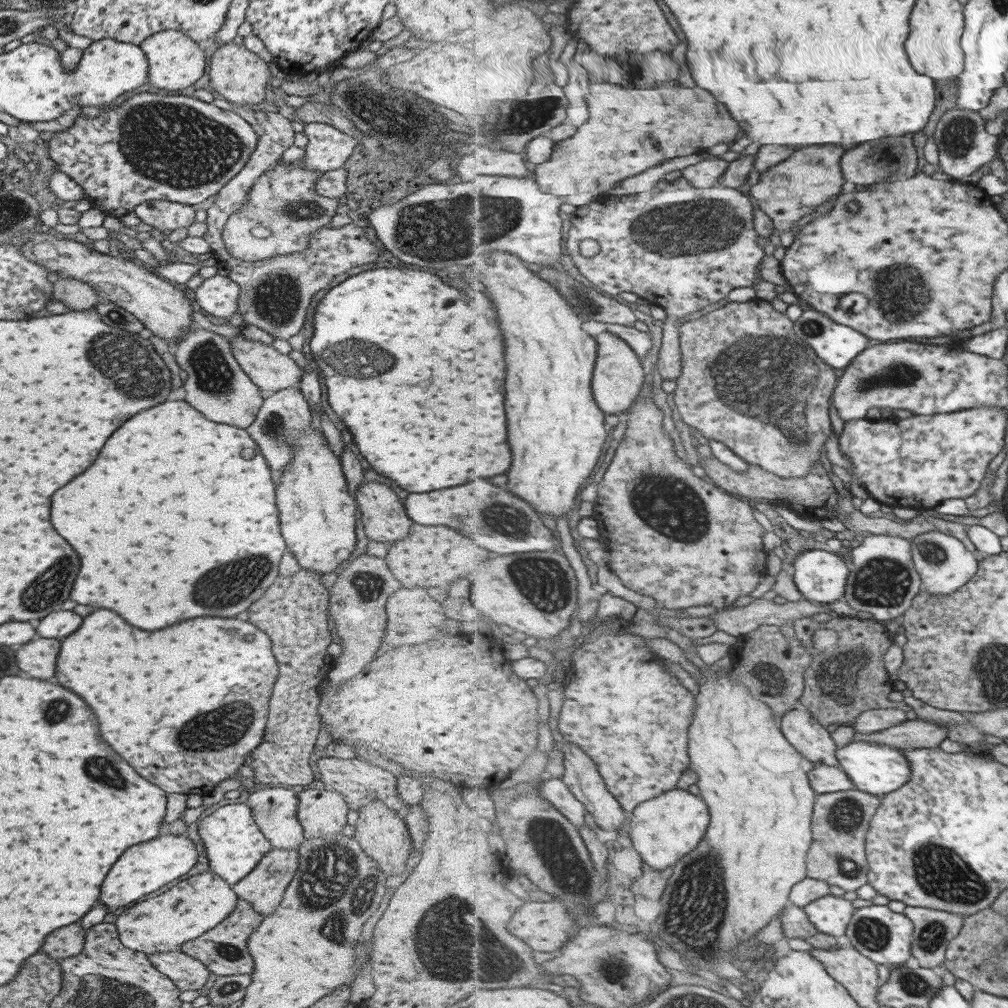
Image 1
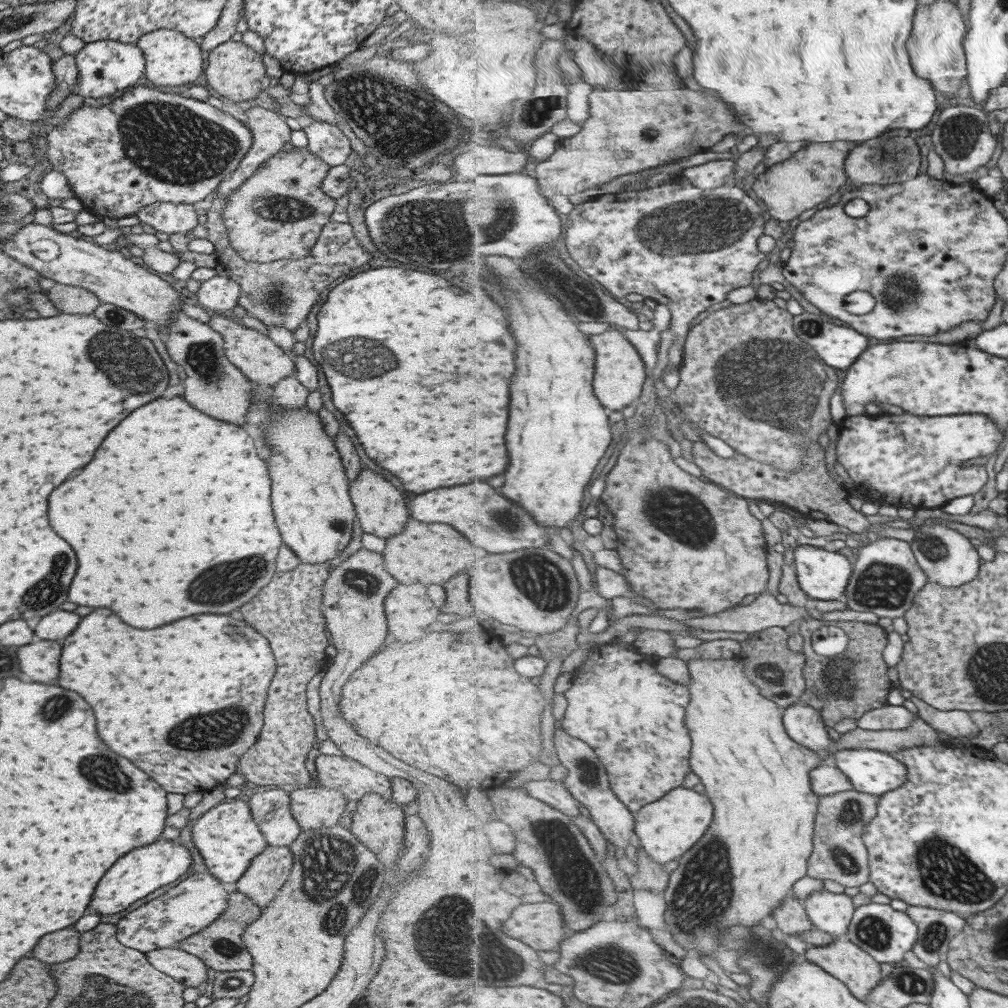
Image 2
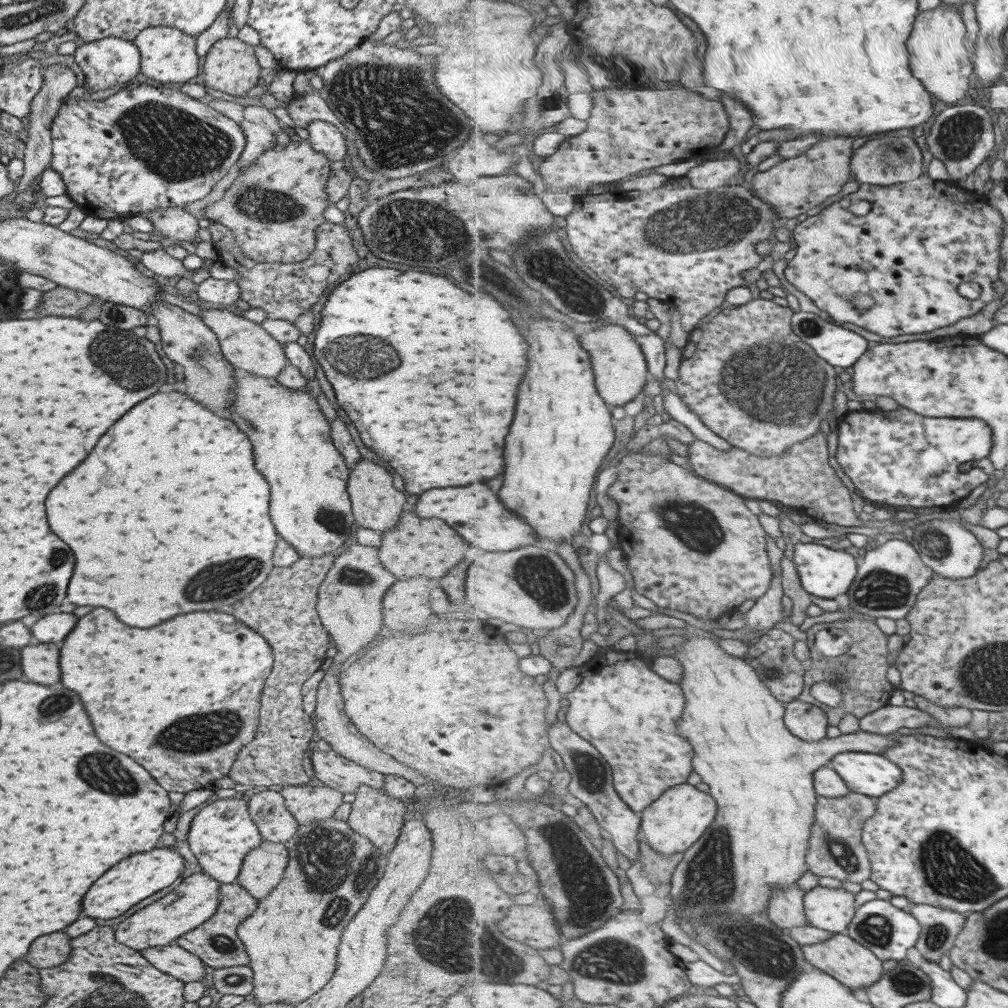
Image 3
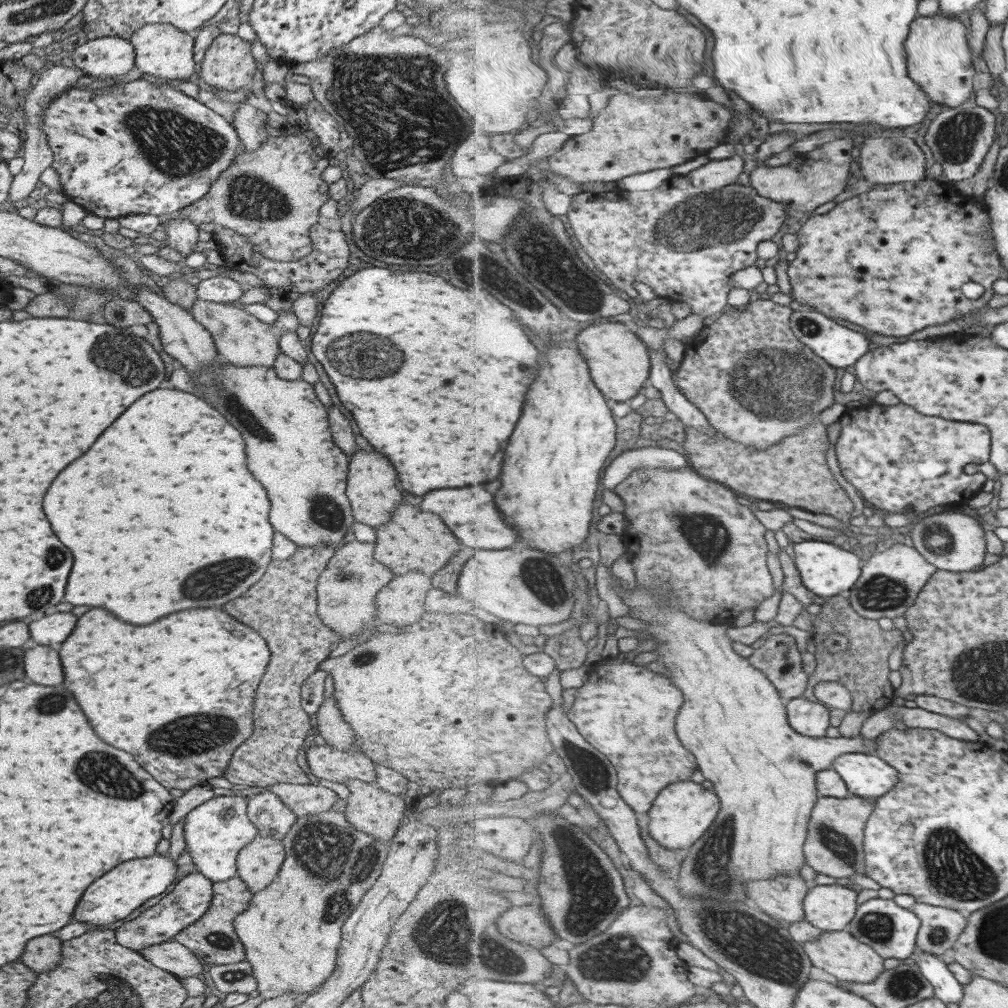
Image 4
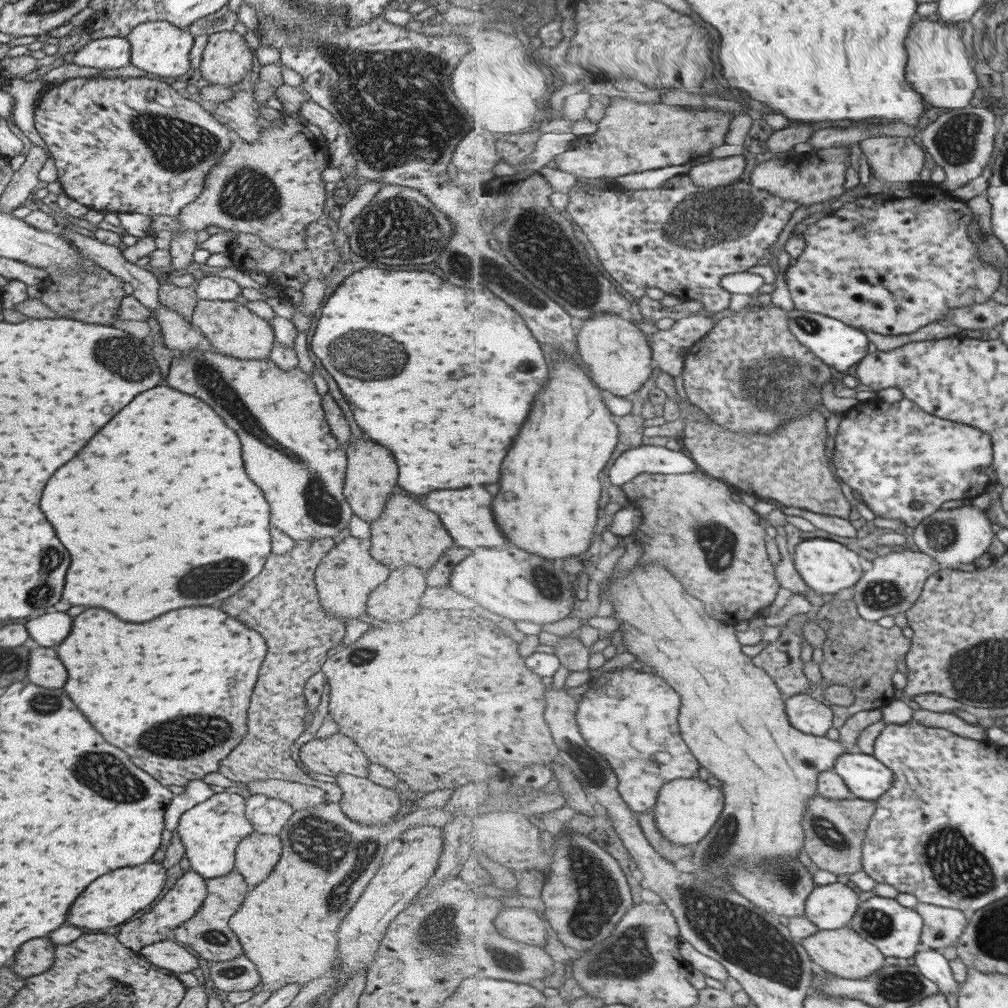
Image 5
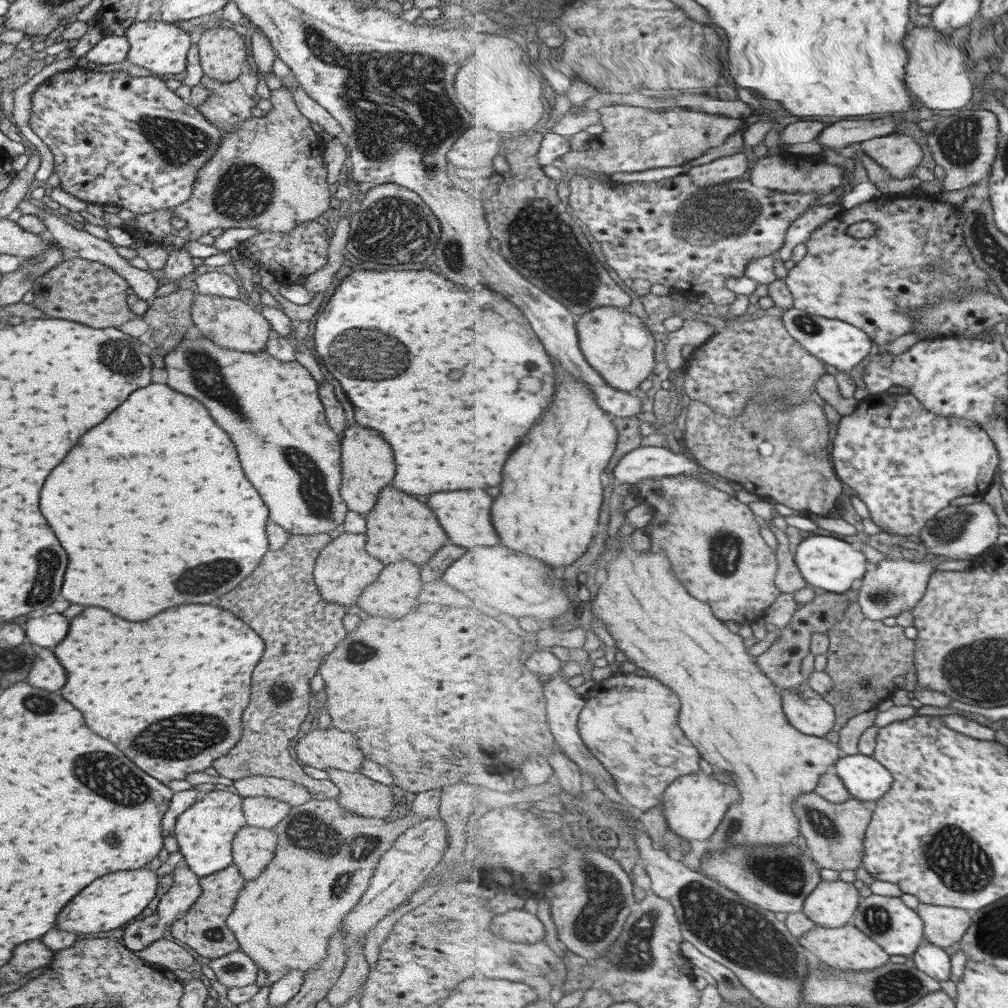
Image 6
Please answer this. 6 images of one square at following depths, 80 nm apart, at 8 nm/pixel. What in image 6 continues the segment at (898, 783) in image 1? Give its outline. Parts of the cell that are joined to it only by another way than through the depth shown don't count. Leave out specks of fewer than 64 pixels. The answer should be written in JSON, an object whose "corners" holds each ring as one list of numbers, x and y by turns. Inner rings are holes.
{"corners":[[863,754,847,755,833,766,853,798,876,803,894,784,894,775,881,761]]}

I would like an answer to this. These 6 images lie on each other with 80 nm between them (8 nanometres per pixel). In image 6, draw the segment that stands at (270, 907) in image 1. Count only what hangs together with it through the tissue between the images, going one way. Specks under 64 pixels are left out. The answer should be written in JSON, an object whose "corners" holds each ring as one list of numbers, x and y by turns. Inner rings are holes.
{"corners":[[246,825,233,835,232,864,245,880,255,878,275,854,277,839,272,830]]}

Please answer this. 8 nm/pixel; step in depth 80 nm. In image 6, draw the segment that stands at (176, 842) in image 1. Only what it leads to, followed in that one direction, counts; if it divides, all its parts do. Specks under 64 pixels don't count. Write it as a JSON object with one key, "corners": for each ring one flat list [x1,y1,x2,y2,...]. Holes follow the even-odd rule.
{"corners":[[147,867,101,876,99,880,93,880,87,888,83,888,83,892,79,892,73,898,73,902,69,900,69,904,65,904,63,910,59,910,55,928,77,935,95,934,119,928,125,922,132,922,133,918,149,904,151,898,155,896,157,882,157,875]]}

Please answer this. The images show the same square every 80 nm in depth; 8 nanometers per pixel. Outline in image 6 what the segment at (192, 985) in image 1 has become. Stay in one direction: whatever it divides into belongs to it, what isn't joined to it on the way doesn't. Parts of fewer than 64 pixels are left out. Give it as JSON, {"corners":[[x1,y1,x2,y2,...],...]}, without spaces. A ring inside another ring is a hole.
{"corners":[[163,938,148,944,139,952,139,958,147,960,148,963,165,967,172,972,183,970,194,962,194,957,189,955,177,942]]}

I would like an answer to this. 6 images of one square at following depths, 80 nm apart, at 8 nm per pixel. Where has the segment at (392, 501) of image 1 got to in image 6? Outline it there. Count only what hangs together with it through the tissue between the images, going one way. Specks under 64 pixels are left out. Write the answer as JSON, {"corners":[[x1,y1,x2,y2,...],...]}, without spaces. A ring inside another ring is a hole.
{"corners":[[349,424,342,430,340,439,340,473,341,484,339,487,340,497,349,510,365,514,373,508,377,492,391,482,391,476,395,474,393,456,385,440,377,432,371,432,359,424]]}

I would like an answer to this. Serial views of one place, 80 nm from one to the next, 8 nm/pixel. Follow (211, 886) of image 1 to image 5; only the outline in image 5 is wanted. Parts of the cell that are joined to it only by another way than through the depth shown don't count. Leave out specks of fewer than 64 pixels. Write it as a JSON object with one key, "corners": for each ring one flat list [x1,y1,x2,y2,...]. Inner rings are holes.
{"corners":[[191,869,185,871,151,910,141,915,139,920,134,919,121,925,116,939,125,948,133,951,138,951,154,942,162,941,169,930,173,930,178,924,185,922,195,914,206,895,205,881,206,879,199,876,195,871]]}

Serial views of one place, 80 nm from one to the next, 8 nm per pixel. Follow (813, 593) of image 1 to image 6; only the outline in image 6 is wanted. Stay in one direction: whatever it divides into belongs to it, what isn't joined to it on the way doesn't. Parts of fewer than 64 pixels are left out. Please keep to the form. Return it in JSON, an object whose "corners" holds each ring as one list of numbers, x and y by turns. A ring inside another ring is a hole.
{"corners":[[816,534,800,542,796,549,796,565,814,590,844,593,851,590,855,580,866,575,867,558,859,552,858,544,849,544,845,540]]}

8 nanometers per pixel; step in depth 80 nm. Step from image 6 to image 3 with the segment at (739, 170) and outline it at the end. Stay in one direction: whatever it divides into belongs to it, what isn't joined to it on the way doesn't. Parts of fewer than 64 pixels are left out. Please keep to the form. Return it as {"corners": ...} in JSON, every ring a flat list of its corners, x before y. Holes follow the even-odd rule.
{"corners":[[736,157,712,158,691,168,687,175,695,188,715,191,733,185,733,178,739,174,741,162]]}

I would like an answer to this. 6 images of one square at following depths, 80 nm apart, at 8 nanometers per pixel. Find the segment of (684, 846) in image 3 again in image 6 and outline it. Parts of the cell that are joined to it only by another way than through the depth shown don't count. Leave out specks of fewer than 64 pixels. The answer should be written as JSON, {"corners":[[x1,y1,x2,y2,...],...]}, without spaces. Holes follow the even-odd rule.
{"corners":[[699,771,675,779,663,795,663,799,663,815,678,835,690,841,707,840,719,828,729,808,741,800,741,794,733,780,721,782,715,778,715,774]]}

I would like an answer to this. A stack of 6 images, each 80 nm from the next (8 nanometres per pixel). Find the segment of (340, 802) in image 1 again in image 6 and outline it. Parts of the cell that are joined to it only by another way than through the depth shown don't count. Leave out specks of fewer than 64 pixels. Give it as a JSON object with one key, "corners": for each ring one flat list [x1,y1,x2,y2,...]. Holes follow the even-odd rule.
{"corners":[[247,776,235,780,232,788,242,799,247,796,264,796,283,801,290,807,312,799,306,788,299,787,299,784,267,776]]}

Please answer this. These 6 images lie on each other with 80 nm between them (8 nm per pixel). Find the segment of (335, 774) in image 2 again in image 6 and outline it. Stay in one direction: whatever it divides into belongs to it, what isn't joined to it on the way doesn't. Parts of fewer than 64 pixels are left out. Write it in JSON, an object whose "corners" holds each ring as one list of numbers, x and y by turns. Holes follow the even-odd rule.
{"corners":[[334,727,311,728,295,742,293,752,302,763,311,768,334,768,359,773,363,753,351,732,341,732]]}

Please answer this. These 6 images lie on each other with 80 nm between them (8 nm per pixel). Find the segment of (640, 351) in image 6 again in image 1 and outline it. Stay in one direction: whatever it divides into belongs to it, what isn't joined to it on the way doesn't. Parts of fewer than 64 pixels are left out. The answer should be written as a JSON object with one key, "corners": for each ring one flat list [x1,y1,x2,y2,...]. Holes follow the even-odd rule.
{"corners":[[611,328,599,333,598,363,594,368,593,390,595,400,607,414,619,414,623,410,630,410,632,405,640,398,643,384,645,384,645,372,641,366,638,353,631,345,616,335]]}

